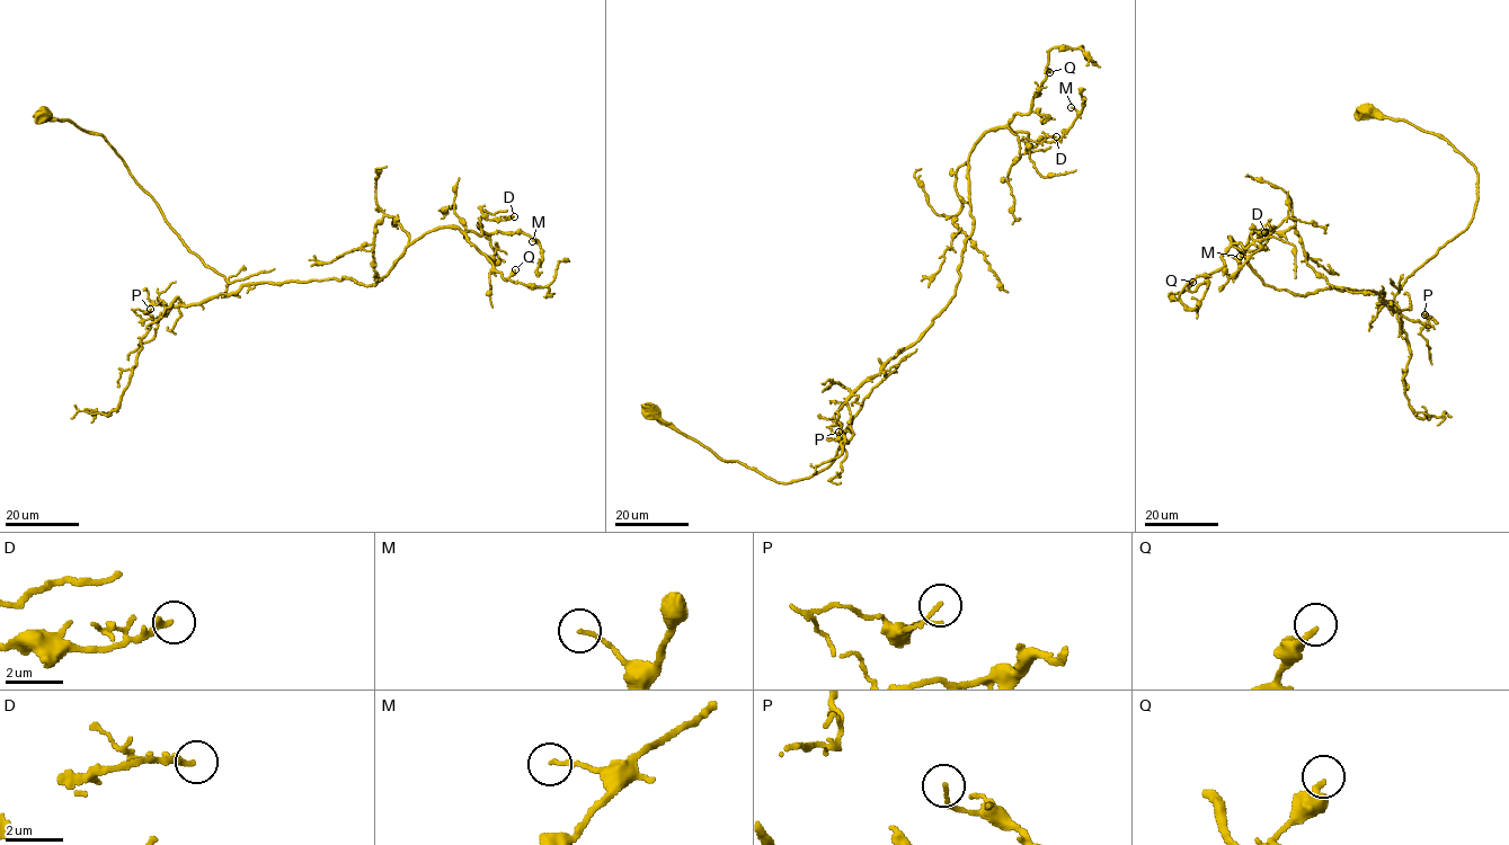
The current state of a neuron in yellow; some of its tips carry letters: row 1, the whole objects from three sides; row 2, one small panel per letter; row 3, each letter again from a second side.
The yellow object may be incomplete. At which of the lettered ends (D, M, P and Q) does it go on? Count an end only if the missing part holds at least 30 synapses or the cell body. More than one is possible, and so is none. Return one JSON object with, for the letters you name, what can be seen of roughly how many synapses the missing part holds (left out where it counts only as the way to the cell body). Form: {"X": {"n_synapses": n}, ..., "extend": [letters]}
{"extend": []}

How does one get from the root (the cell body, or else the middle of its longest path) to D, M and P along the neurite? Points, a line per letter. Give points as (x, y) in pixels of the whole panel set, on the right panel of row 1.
D: (1367, 112), (1444, 136), (1473, 166), (1466, 229), (1384, 301), (1266, 285), (1228, 238), (1246, 248), (1265, 232)
M: (1367, 112), (1444, 136), (1473, 166), (1466, 229), (1392, 301), (1277, 290), (1228, 238), (1266, 247), (1240, 256)
P: (1367, 112), (1444, 136), (1478, 174), (1471, 222), (1407, 277), (1388, 305), (1428, 326), (1425, 314)

